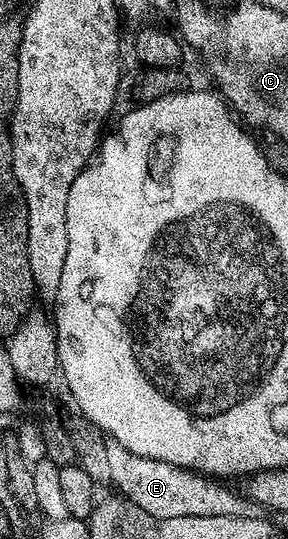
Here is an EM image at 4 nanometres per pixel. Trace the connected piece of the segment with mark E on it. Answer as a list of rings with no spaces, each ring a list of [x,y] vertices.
[[[111,440],[106,442],[106,448],[113,487],[153,517],[163,520],[184,517],[262,518],[265,515],[264,506],[243,493],[235,494],[222,485],[225,483],[218,483],[213,477],[206,477],[188,468],[172,466],[156,459],[144,458]]]

